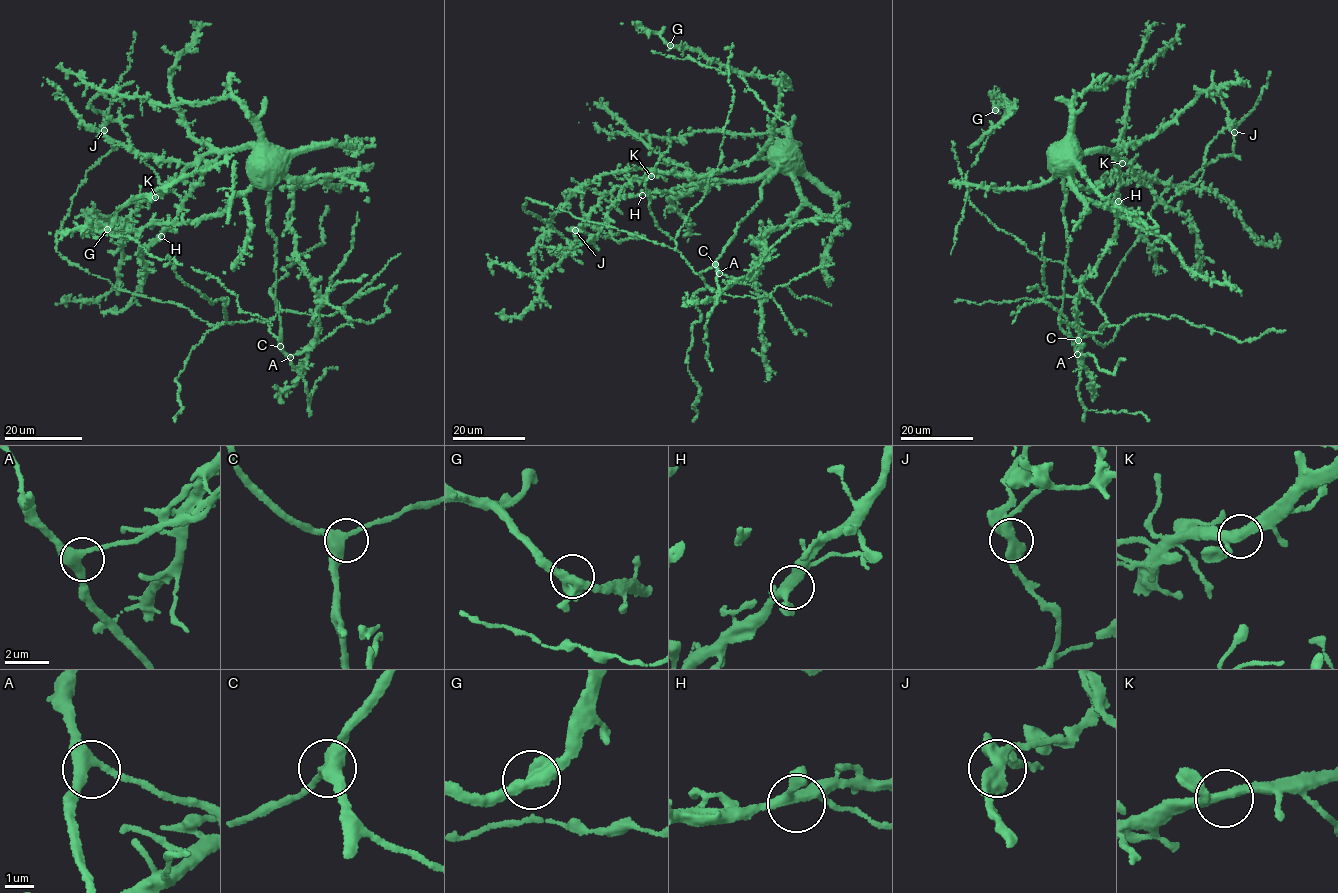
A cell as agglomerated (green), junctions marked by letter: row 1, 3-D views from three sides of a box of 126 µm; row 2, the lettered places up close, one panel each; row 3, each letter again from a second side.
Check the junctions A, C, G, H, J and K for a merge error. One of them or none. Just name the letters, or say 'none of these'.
J

